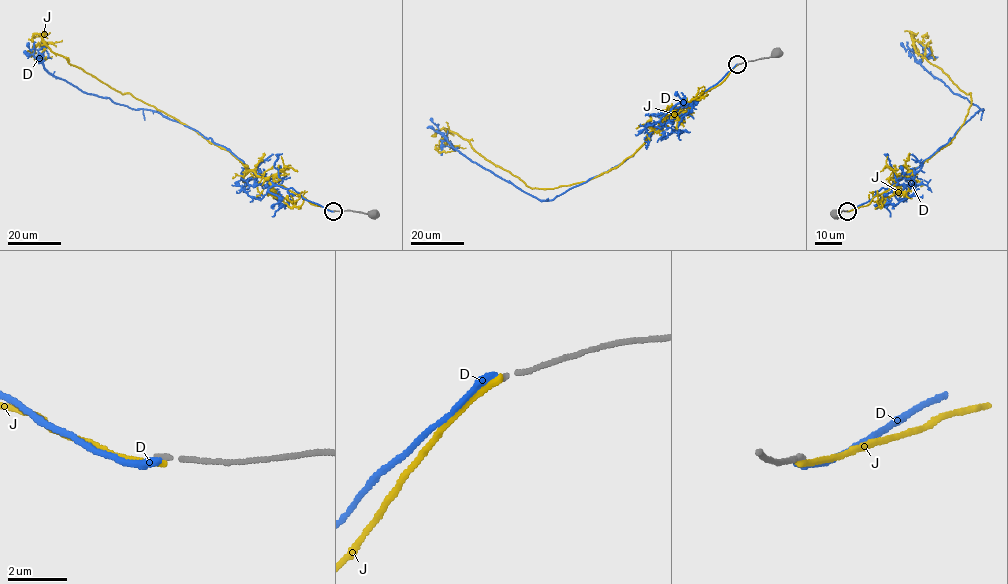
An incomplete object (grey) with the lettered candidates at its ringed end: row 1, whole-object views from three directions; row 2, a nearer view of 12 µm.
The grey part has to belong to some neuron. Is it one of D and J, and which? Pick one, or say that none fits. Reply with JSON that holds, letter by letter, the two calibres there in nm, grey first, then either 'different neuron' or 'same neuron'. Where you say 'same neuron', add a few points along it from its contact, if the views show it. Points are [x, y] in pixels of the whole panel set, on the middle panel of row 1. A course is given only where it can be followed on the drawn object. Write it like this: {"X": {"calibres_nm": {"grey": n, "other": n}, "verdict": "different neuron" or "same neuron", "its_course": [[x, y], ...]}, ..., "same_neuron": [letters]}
{"D": {"calibres_nm": {"grey": 200, "other": 280}, "verdict": "different neuron"}, "J": {"calibres_nm": {"grey": 200, "other": 240}, "verdict": "different neuron"}, "same_neuron": []}

